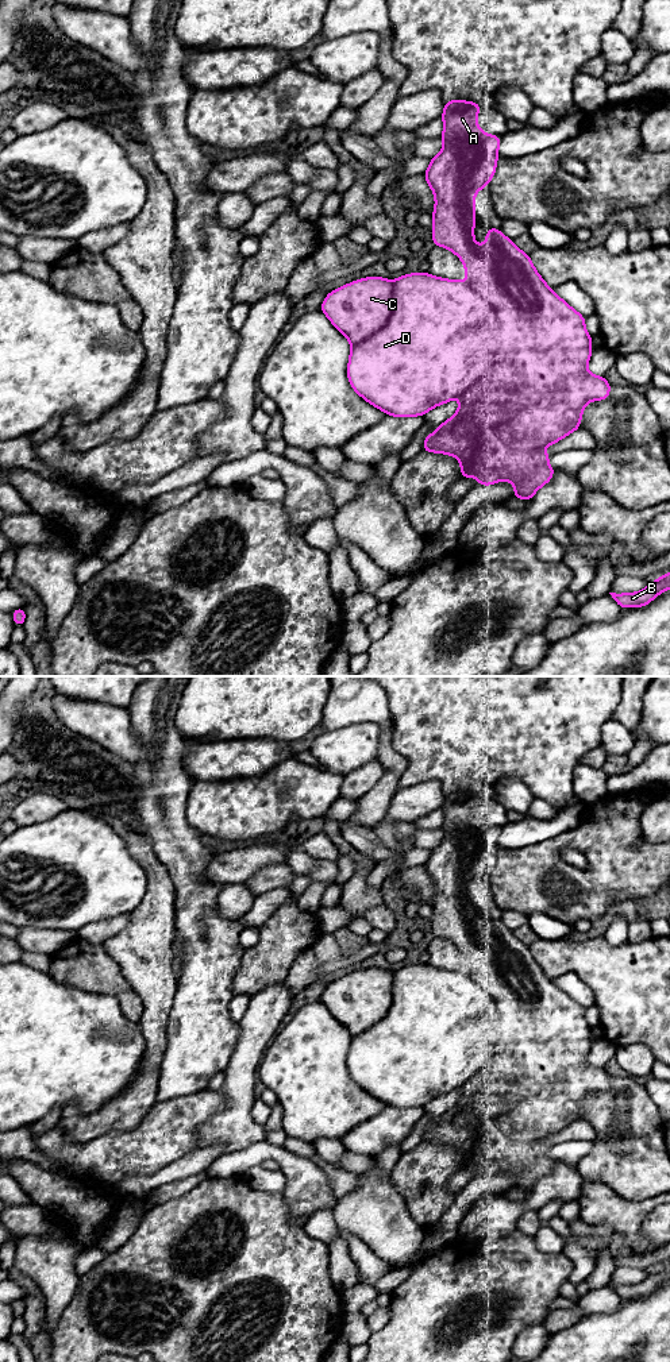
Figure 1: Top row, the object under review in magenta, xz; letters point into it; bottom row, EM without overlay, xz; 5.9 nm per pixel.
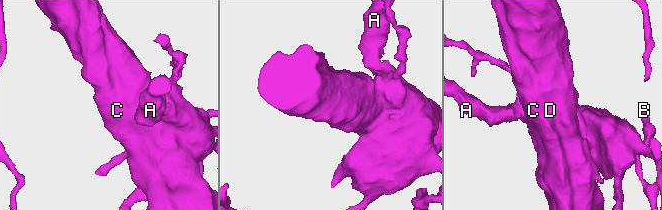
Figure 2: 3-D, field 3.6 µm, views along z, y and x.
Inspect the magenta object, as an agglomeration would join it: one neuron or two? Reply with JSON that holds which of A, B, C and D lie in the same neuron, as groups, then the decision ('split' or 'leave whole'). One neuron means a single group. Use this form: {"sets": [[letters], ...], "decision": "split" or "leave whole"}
{"sets": [["A", "B", "C", "D"]], "decision": "leave whole"}

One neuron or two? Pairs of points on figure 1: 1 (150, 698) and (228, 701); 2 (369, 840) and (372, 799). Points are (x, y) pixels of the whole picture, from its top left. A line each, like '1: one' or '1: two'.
1: two
2: two

